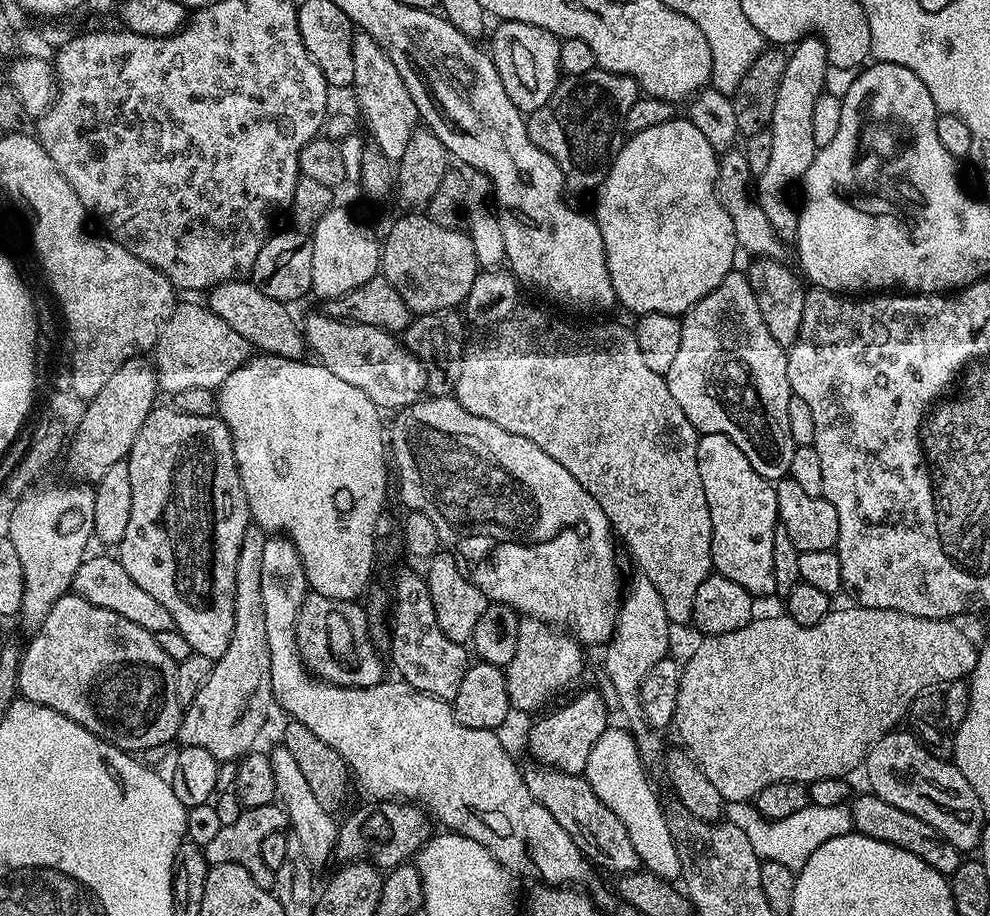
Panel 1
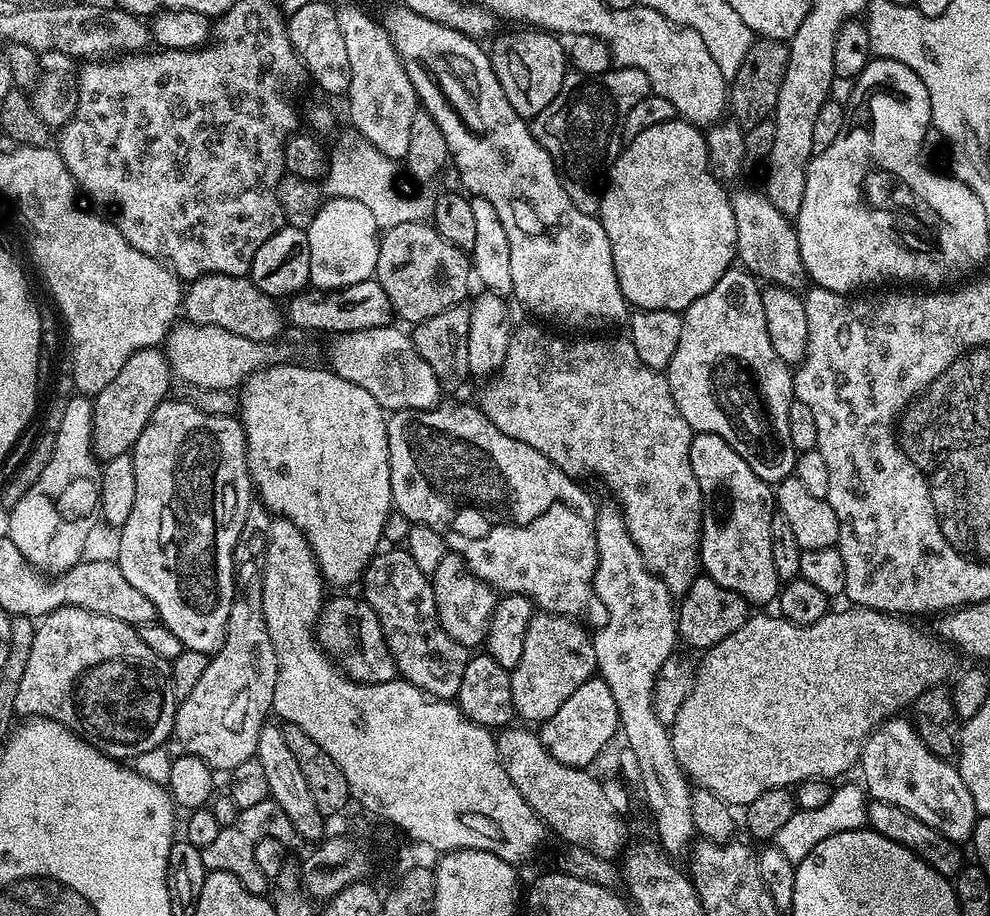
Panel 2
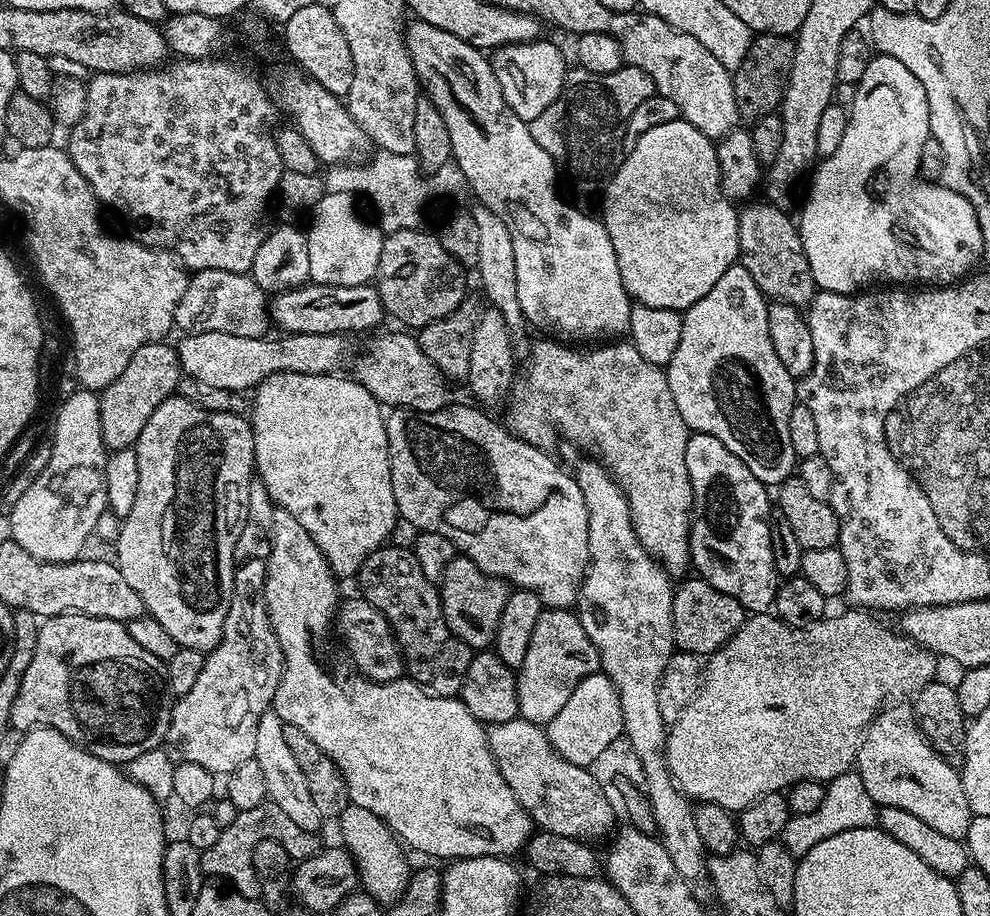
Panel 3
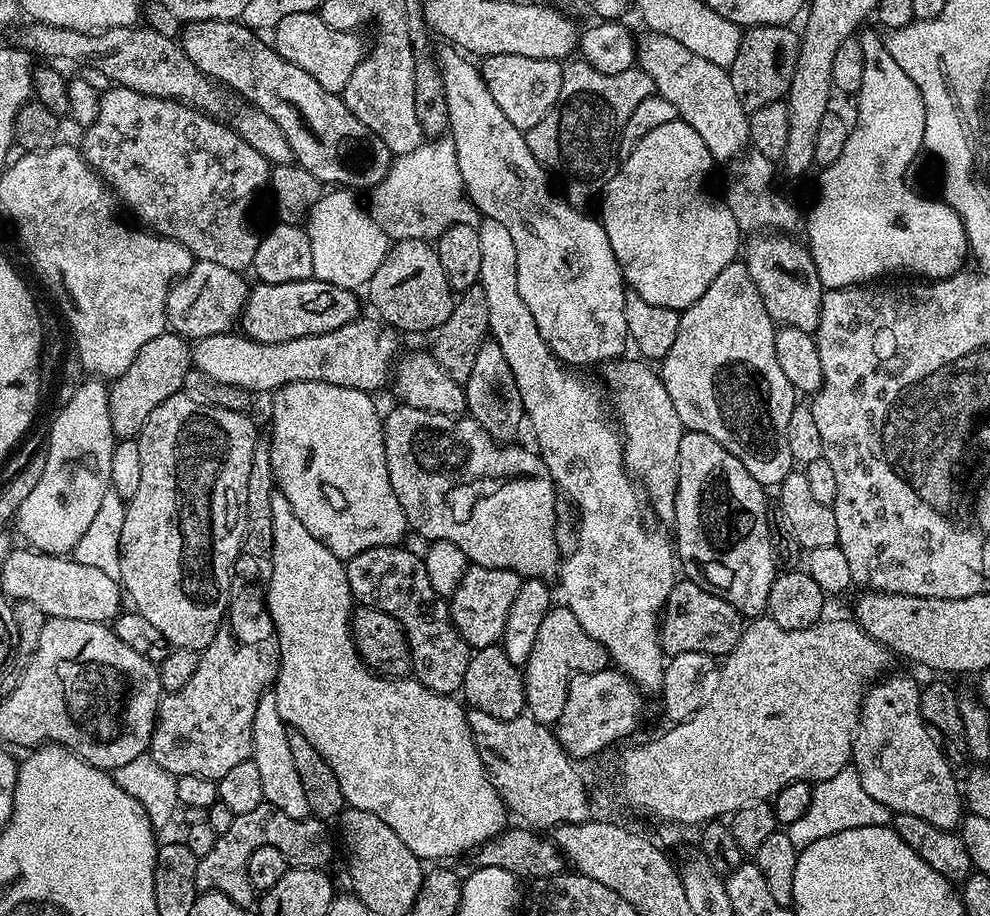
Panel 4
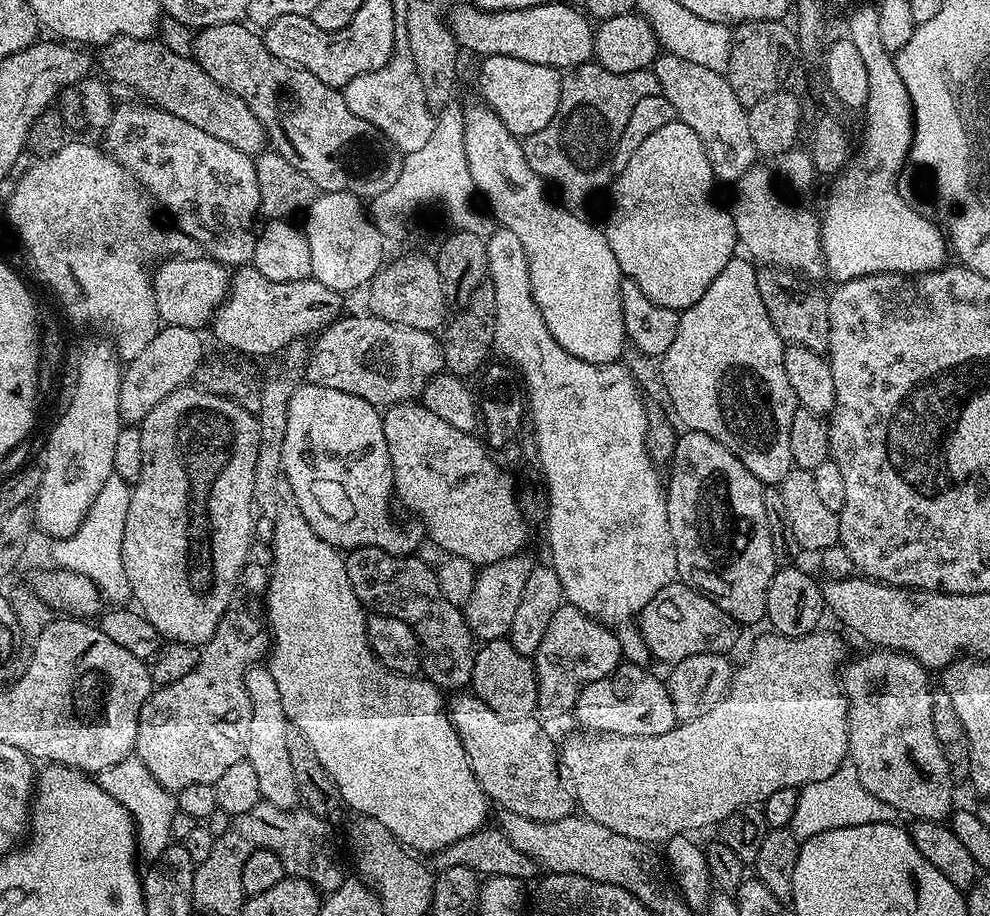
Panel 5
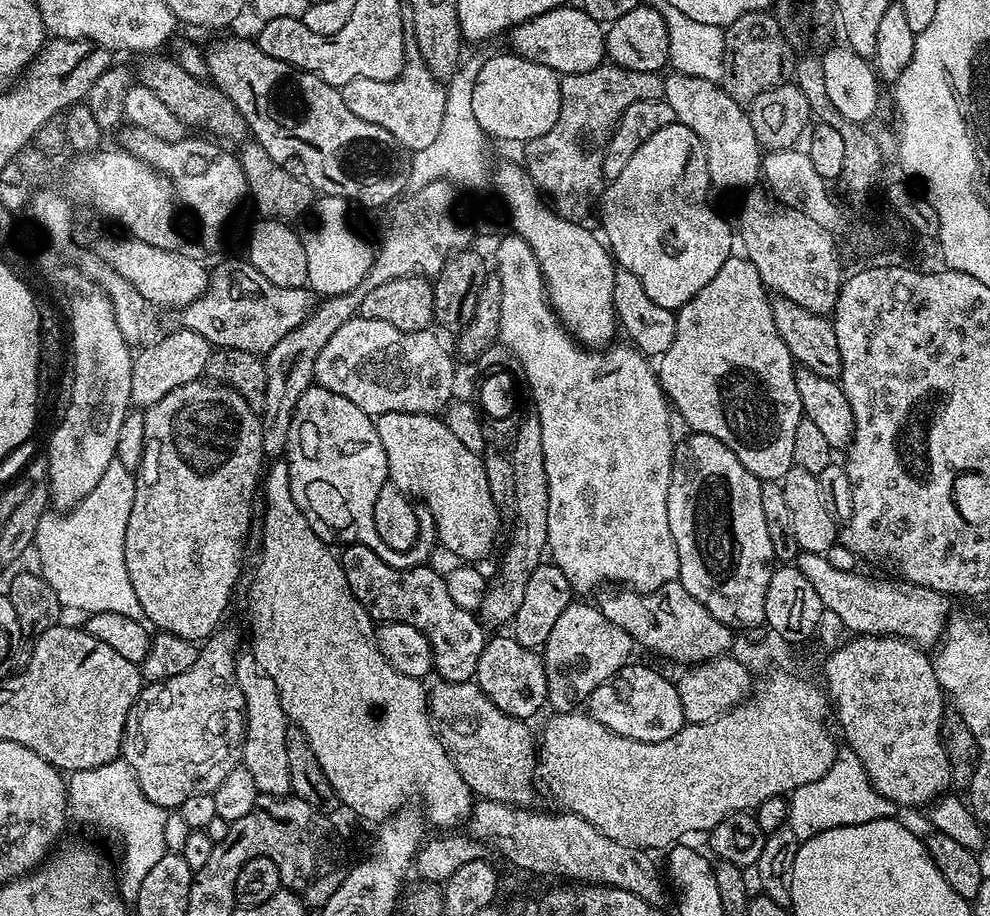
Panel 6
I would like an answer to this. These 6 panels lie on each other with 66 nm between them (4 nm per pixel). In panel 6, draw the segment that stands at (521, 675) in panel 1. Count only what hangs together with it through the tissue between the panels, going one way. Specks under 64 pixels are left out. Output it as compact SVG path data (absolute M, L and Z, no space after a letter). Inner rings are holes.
M573 600L557 619L542 655L547 678L547 705L555 713L573 712L602 682L615 676L631 659L634 642L620 626L610 622L597 605Z

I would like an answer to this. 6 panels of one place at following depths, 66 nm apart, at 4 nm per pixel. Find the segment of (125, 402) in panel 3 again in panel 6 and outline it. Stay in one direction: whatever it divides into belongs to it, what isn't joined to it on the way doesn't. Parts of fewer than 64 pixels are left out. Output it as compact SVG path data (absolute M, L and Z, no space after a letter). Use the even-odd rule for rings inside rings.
M183 326L177 329L177 332L168 332L161 340L135 353L130 370L130 401L137 409L147 410L154 406L154 402L162 402L170 390L192 384L204 376L206 362L214 350L213 345L194 330Z

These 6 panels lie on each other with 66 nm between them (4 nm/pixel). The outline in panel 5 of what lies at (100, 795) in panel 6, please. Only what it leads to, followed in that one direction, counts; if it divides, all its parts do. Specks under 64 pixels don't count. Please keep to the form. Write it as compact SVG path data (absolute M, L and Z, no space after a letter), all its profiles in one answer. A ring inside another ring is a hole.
M129 758L118 762L118 766L106 766L98 774L98 783L110 798L114 798L132 816L132 822L136 826L136 843L141 857L145 856L145 861L151 862L166 850L168 845L173 843L172 823L176 813L176 797L173 793L166 791L158 778L146 770L146 766L140 760Z

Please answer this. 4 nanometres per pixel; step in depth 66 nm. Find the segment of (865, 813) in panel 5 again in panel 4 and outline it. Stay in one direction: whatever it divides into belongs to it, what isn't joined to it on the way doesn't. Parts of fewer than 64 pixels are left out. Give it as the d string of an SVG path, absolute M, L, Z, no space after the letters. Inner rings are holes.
M855 766L838 770L834 778L819 781L813 787L810 806L798 822L787 825L786 831L790 842L794 842L797 850L810 846L810 842L818 842L818 838L830 838L830 834L842 834L842 830L854 830L858 826L891 825L894 813L892 809L882 806L866 790L862 790L862 778L858 778Z

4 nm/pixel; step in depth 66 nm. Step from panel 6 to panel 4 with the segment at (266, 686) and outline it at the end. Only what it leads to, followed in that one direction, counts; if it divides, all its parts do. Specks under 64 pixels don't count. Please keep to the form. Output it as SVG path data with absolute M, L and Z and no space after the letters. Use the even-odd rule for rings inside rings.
M265 691L258 702L258 710L254 710L252 755L250 758L258 766L262 777L262 794L265 801L275 808L283 808L286 814L290 814L290 818L302 820L309 815L308 803L306 802L306 794L302 794L302 782L298 782L298 769L294 766L294 757L290 754L288 729L282 714L278 714L275 691Z

